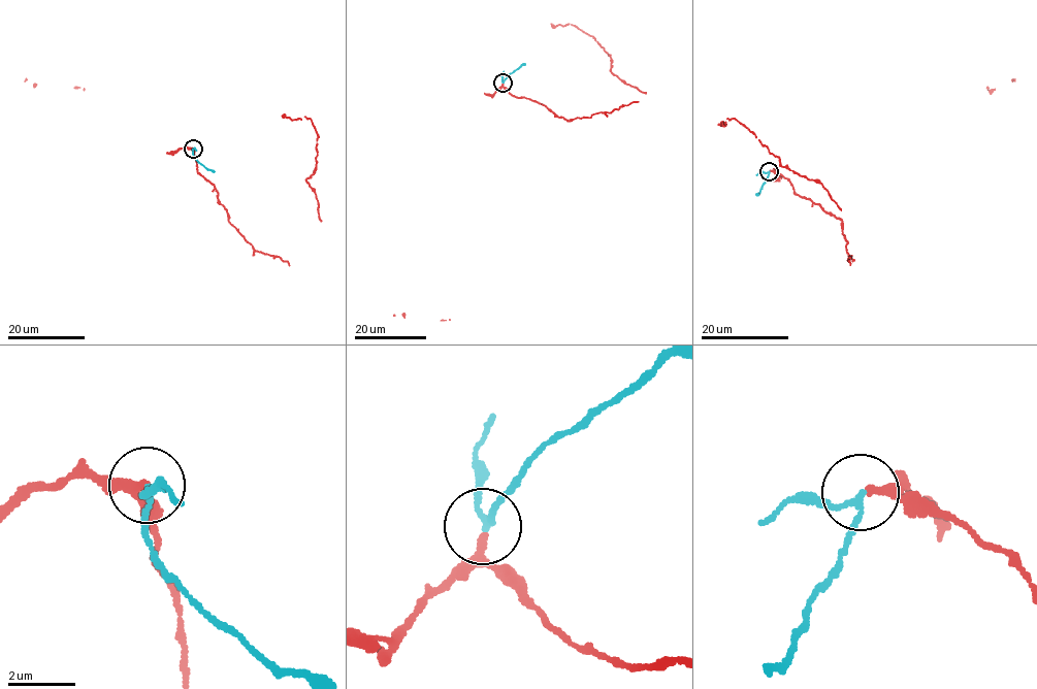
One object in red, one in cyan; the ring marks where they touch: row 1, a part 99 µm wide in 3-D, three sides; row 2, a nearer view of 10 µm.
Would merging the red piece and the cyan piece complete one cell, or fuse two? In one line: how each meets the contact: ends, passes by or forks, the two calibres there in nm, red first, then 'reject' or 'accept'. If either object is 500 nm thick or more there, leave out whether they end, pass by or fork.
red passes by; cyan passes by; calibres 170 and 140 nm; accept

